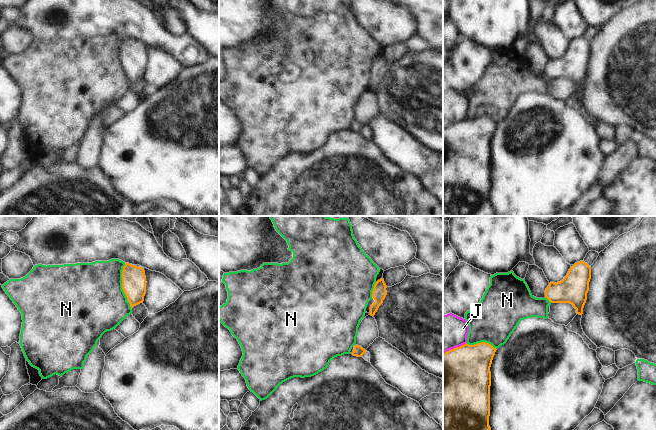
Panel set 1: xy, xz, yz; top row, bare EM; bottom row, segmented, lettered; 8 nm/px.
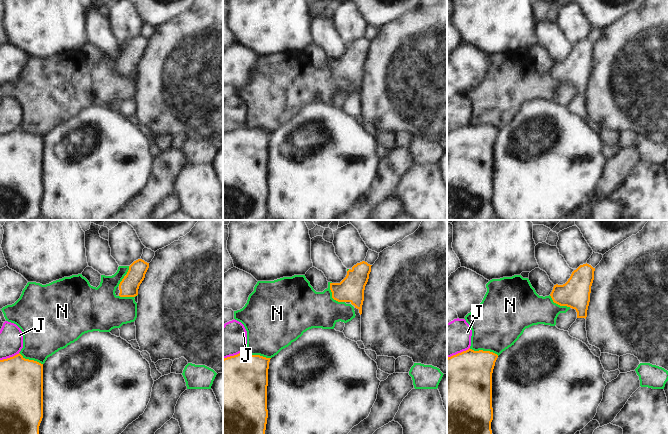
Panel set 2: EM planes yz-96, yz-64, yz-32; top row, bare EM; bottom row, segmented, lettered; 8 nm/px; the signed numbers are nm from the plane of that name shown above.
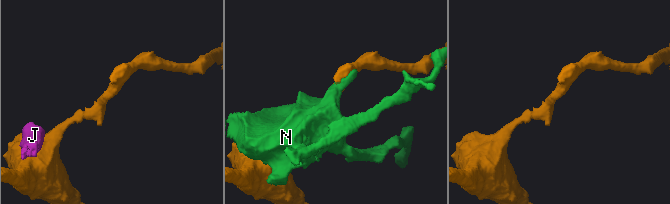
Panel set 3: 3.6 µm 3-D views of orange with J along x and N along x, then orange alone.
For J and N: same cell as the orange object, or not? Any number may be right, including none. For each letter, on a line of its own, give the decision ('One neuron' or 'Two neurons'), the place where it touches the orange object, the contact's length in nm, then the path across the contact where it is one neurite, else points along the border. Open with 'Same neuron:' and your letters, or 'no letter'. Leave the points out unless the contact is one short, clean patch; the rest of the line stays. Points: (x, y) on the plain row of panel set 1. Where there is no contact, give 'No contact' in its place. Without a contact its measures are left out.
Same neuron: no letter
J: Two neurons. Touches orange at yz (454, 124). Shared border 220 nm
N: Two neurons. Touches orange at xy (122, 56). Shared border 280 nm

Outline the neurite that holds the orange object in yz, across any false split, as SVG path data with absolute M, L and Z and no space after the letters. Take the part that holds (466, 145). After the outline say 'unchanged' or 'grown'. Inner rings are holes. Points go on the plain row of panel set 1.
M486 118L464 120L443 129L443 216L494 216L489 202L490 192L490 143L496 128Z; unchanged

